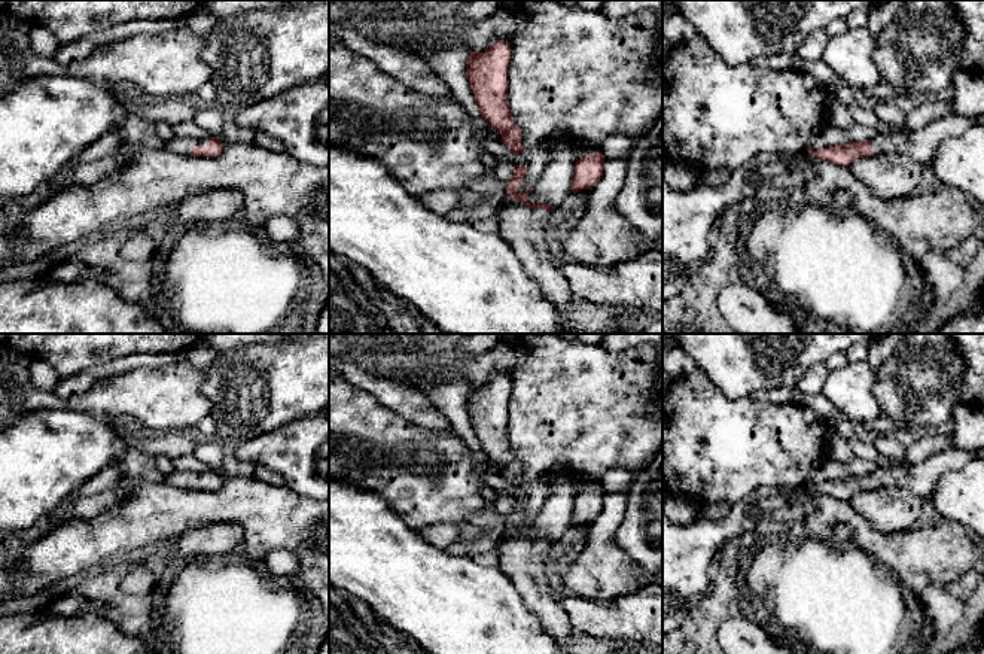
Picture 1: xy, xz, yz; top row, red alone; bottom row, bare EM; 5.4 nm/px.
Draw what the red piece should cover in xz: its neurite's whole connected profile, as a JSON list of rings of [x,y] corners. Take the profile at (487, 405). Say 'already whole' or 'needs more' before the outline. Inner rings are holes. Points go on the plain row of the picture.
already whole; [[[496,374],[484,386],[472,386],[466,396],[466,411],[481,450],[488,460],[502,469],[512,487],[518,489],[525,481],[521,478],[523,465],[514,457],[508,436],[508,401],[511,378]]]

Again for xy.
needs more; [[[174,469],[170,475],[165,477],[165,483],[174,487],[205,492],[219,490],[223,481],[225,480],[222,475],[216,471],[192,472]]]

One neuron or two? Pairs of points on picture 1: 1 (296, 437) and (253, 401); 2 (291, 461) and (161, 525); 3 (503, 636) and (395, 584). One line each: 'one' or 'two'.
1: two
2: two
3: one

